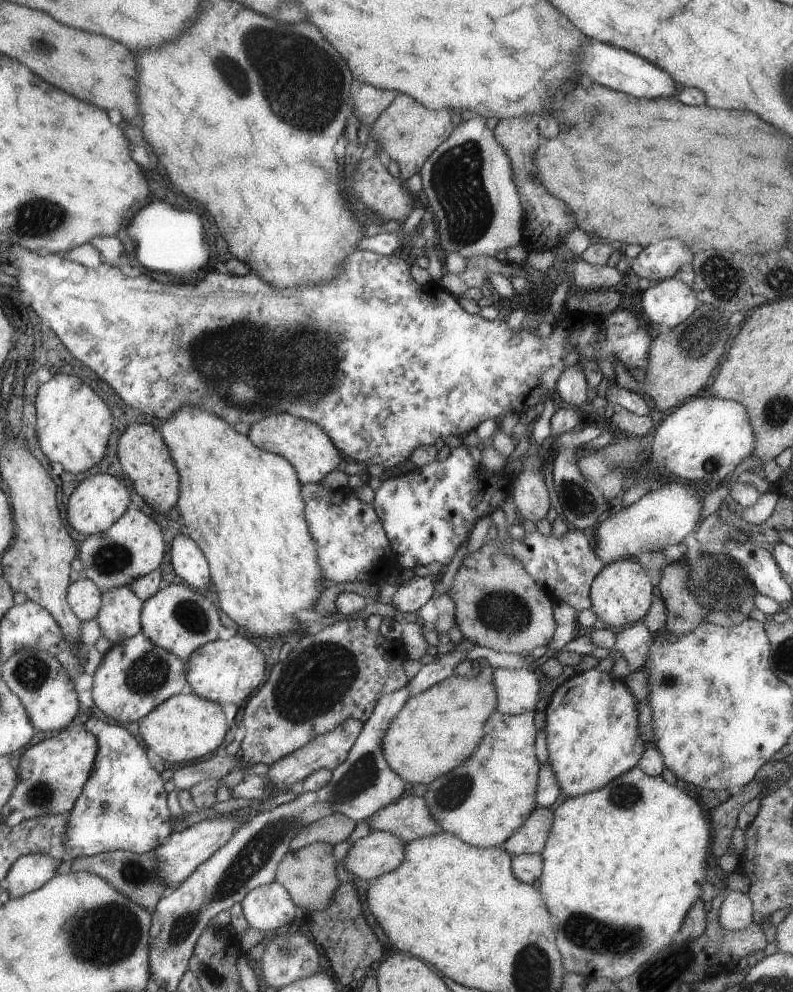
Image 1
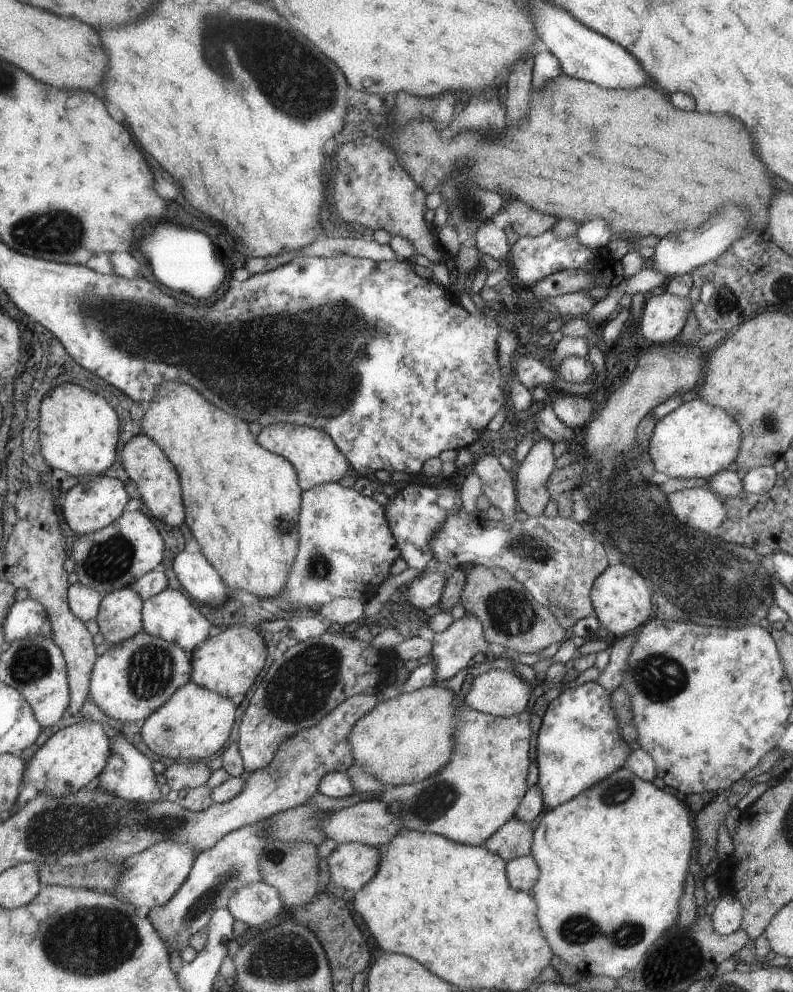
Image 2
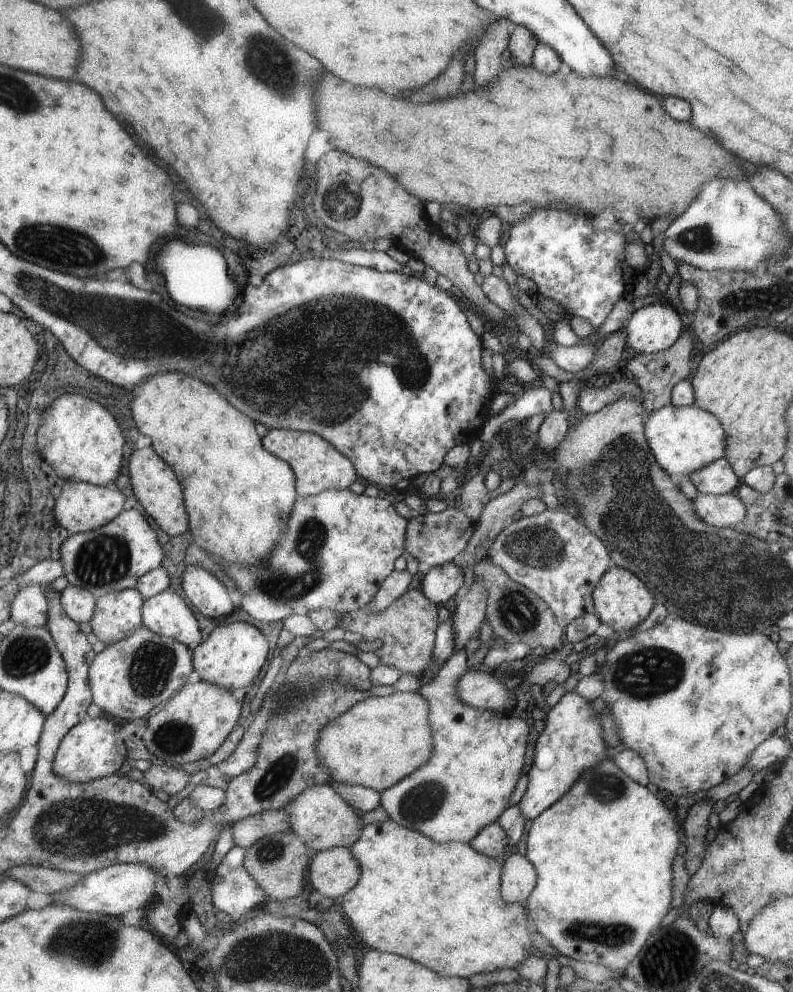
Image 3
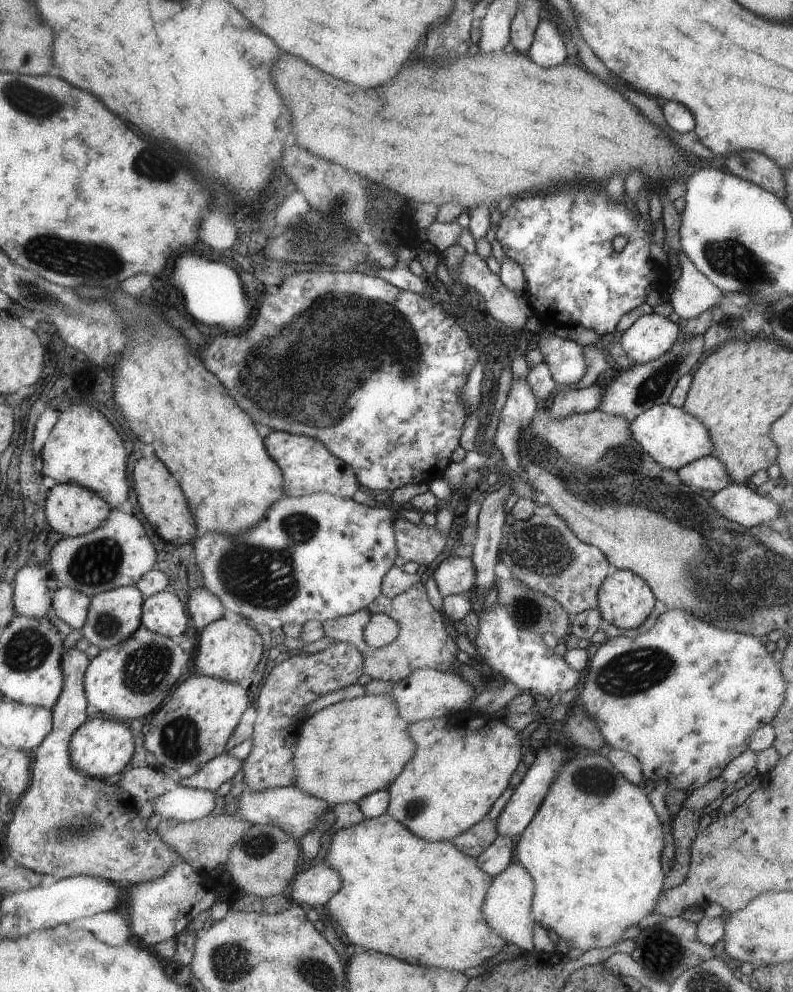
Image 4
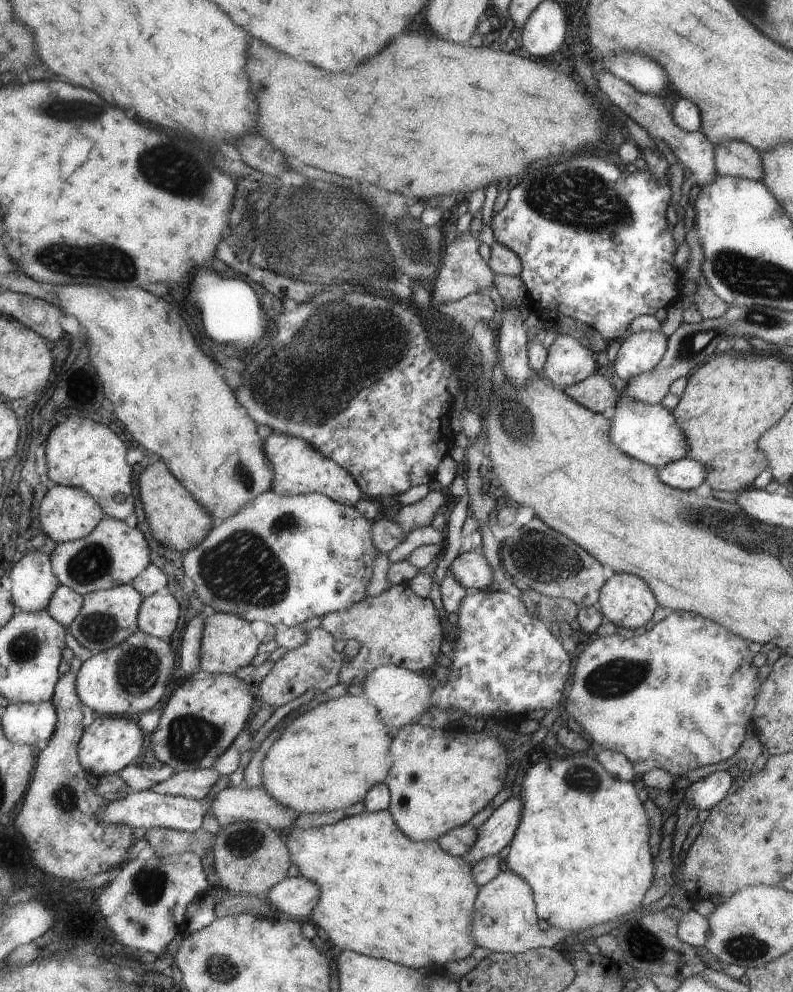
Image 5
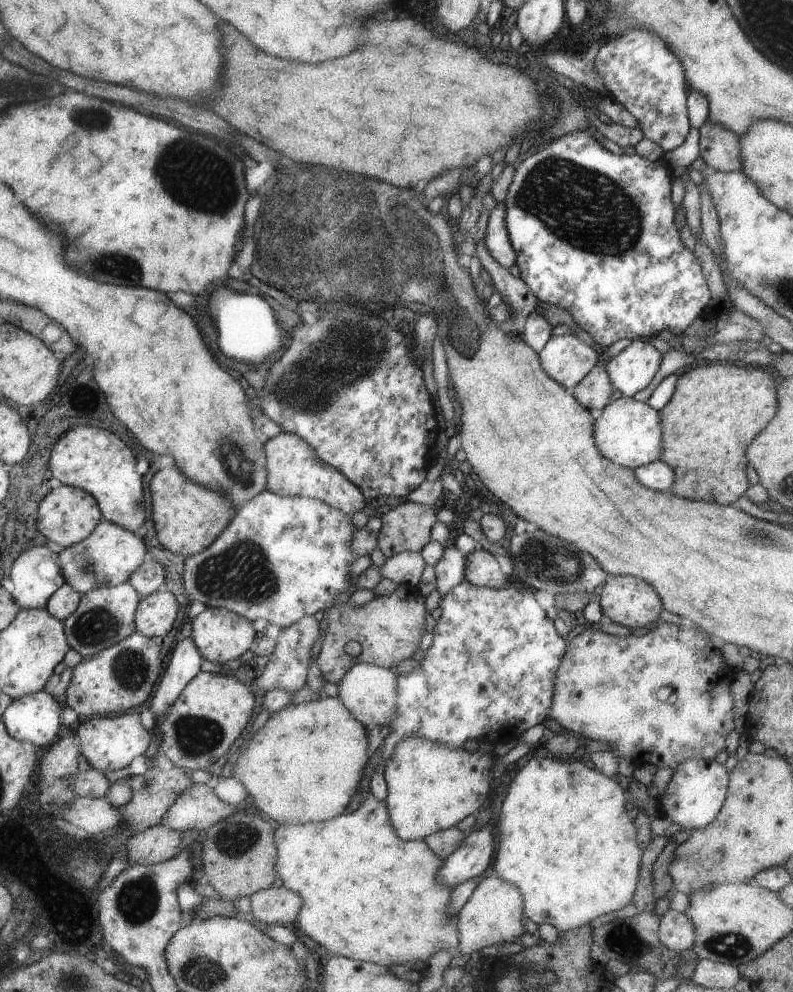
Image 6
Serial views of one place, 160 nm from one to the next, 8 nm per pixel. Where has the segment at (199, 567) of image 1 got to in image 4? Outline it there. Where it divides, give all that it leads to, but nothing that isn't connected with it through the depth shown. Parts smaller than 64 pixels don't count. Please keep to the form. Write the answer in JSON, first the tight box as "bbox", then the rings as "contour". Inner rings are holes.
{"bbox":[187,586,224,634],"contour":[[[205,586],[194,590],[187,608],[188,614],[194,621],[197,634],[203,632],[217,618],[223,617],[224,612],[219,598]]]}

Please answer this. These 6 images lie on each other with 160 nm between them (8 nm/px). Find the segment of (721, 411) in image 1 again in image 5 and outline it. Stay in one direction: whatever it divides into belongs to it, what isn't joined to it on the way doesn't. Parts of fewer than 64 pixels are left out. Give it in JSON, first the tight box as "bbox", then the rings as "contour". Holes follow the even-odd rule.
{"bbox":[609,396,687,468],"contour":[[[627,396],[618,398],[613,408],[613,416],[609,420],[609,442],[633,460],[655,468],[684,458],[687,452],[685,432],[681,432],[677,420],[673,420],[671,410],[663,408],[659,403],[646,404]]]}

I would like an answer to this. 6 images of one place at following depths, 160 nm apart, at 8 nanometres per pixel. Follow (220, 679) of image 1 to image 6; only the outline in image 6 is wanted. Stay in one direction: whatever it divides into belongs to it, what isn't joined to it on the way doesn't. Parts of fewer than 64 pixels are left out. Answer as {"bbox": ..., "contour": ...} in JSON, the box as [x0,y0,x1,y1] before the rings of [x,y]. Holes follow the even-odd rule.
{"bbox":[190,607,255,663],"contour":[[[206,607],[193,618],[190,635],[203,658],[217,663],[238,658],[255,640],[245,617],[217,607]]]}

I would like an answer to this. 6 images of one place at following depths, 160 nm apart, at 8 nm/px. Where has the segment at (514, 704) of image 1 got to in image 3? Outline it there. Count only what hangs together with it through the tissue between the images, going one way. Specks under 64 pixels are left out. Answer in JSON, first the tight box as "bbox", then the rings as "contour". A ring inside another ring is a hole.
{"bbox":[455,669,509,710],"contour":[[[477,669],[461,674],[455,682],[457,698],[471,708],[480,710],[505,710],[509,706],[509,694],[501,680]]]}

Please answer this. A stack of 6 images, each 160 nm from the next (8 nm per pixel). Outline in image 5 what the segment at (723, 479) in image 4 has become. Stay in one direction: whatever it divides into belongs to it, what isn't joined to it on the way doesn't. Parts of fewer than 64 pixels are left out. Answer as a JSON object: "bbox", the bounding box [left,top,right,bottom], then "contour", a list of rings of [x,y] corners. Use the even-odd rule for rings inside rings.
{"bbox":[657,458,705,490],"contour":[[[681,458],[657,466],[657,478],[661,478],[665,484],[677,489],[701,490],[703,480],[705,480],[705,468],[701,462],[691,460],[691,458]]]}

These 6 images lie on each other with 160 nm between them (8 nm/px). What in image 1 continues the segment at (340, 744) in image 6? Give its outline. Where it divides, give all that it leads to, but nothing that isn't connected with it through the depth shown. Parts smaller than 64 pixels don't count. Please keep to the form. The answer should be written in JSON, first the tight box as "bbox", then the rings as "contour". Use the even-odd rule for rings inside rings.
{"bbox":[381,665,495,787],"contour":[[[488,665],[481,667],[477,674],[458,676],[455,673],[419,694],[410,695],[389,722],[389,728],[381,738],[381,752],[386,763],[409,787],[427,785],[473,755],[484,736],[485,720],[495,711],[492,670]]]}

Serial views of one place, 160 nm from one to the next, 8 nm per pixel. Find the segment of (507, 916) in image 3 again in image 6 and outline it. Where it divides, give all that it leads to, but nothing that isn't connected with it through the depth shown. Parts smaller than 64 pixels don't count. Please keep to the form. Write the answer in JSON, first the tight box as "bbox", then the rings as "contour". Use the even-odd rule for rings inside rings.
{"bbox":[274,793,458,965],"contour":[[[371,793],[360,802],[360,806],[350,813],[341,813],[332,819],[321,822],[308,822],[305,824],[277,825],[274,833],[274,844],[278,854],[276,860],[277,876],[285,888],[298,892],[302,896],[302,907],[296,916],[293,926],[309,936],[315,943],[324,946],[329,955],[339,955],[370,962],[378,965],[401,965],[403,963],[431,962],[433,954],[438,950],[447,950],[453,954],[457,950],[458,924],[457,915],[448,915],[446,909],[450,902],[450,888],[443,883],[438,883],[436,873],[442,866],[442,860],[428,847],[424,839],[401,840],[396,835],[388,816],[388,809],[383,801],[378,801]]]}

